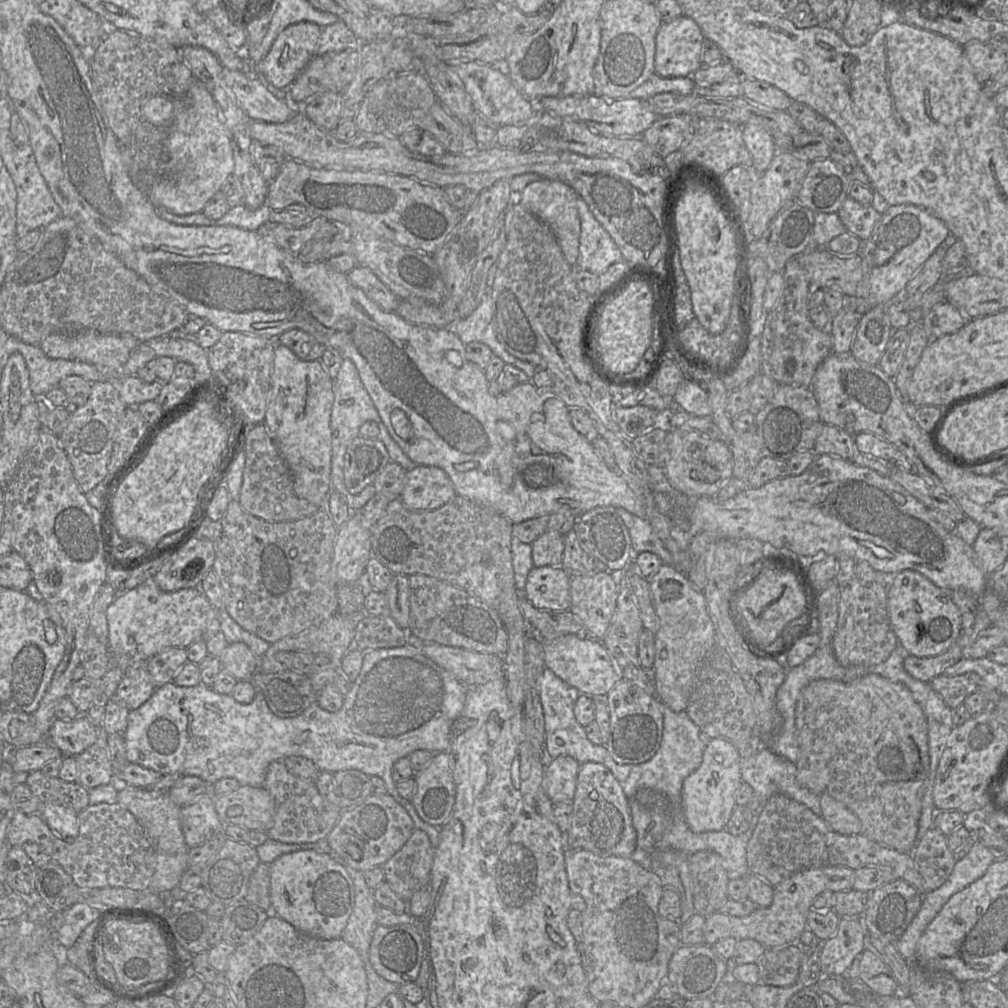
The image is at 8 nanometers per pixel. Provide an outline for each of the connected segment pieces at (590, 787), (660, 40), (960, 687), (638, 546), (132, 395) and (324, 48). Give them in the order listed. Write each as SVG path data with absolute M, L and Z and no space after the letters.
M595 762L580 765L572 805L570 825L564 833L568 848L632 859L638 848L637 833L621 782L606 766Z
M686 15L663 22L655 39L655 73L662 77L691 77L703 65L701 53L705 40L700 27Z
M966 673L955 677L940 675L930 680L929 684L952 709L962 705L968 695L983 690L983 681L976 673Z
M619 509L619 514L628 528L635 554L651 552L656 554L664 564L677 569L672 554L655 534L651 523L646 518L638 517L625 509Z
M127 375L111 383L118 390L122 401L136 407L146 401L155 401L160 394L163 382L147 383L137 375Z
M338 21L332 25L322 27L316 55L344 50L358 50L360 46L361 42L354 33L345 23Z

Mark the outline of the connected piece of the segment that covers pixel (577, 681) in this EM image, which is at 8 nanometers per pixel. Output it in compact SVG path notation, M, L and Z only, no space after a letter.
M563 634L544 639L544 662L547 669L568 685L592 697L607 695L624 678L623 669L602 643L581 635Z

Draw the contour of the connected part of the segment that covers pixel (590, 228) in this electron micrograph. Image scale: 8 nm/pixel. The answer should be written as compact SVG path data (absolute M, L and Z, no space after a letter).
M575 192L581 233L579 254L574 268L600 275L624 259L610 234L597 221L587 203Z

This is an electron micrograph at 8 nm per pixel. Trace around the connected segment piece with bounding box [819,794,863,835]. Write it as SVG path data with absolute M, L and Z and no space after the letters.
M827 794L819 796L821 817L837 833L842 835L863 834L858 817L842 803Z

